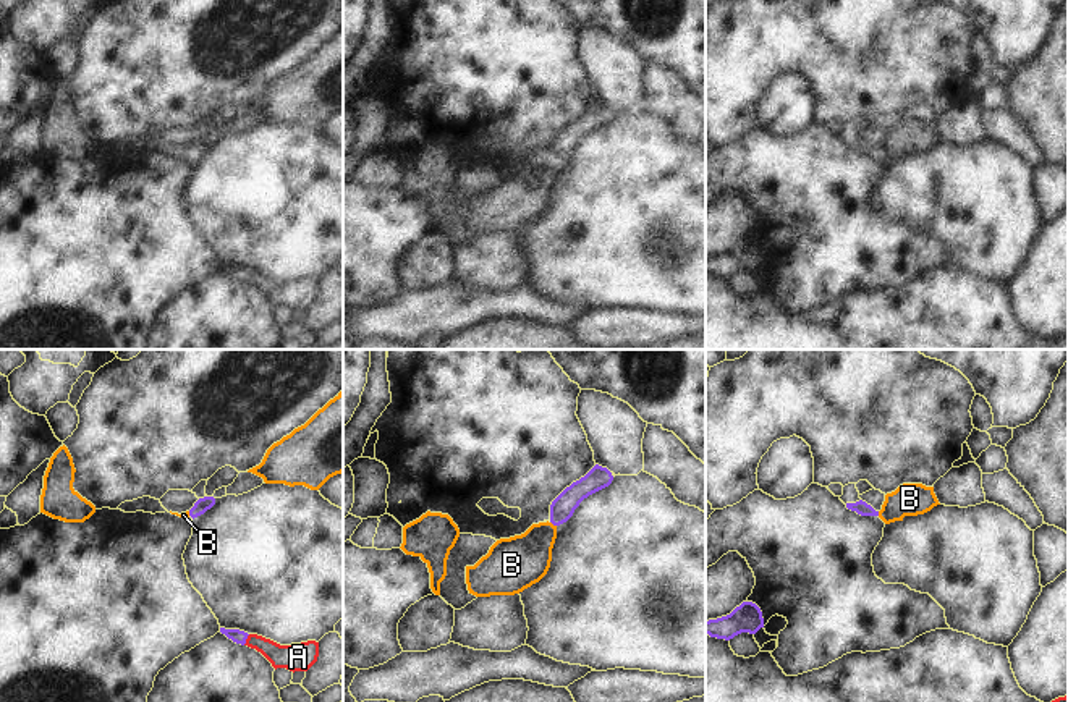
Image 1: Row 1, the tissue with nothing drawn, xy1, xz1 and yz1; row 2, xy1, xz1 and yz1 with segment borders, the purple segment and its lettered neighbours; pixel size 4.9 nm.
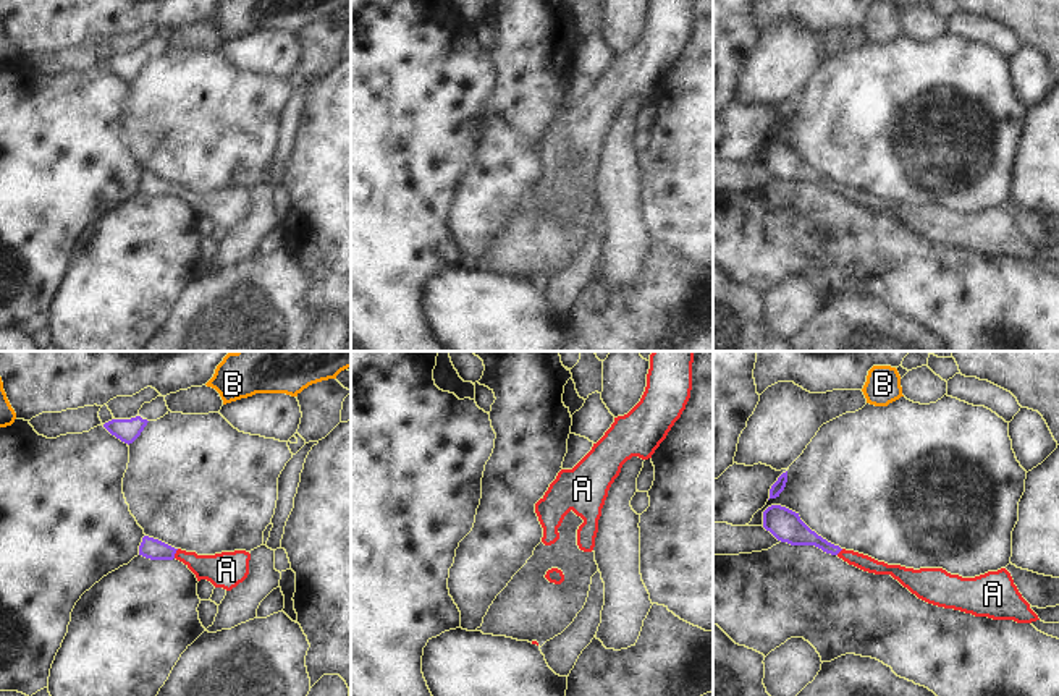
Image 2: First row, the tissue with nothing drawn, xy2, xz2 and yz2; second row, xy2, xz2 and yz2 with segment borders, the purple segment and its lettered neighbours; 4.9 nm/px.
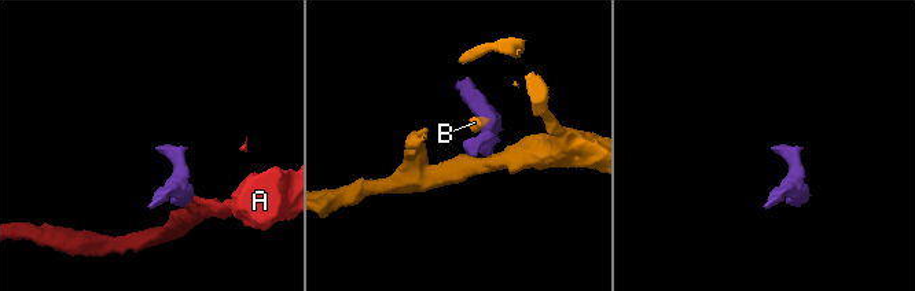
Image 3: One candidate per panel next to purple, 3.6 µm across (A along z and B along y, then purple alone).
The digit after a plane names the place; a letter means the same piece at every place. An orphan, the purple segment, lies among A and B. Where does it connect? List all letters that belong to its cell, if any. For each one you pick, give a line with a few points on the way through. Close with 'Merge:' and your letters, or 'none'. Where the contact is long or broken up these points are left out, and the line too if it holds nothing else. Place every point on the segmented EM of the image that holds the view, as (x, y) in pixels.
A: way xy1 (237, 636), (246, 638), (279, 655), (292, 657)
Merge: A

